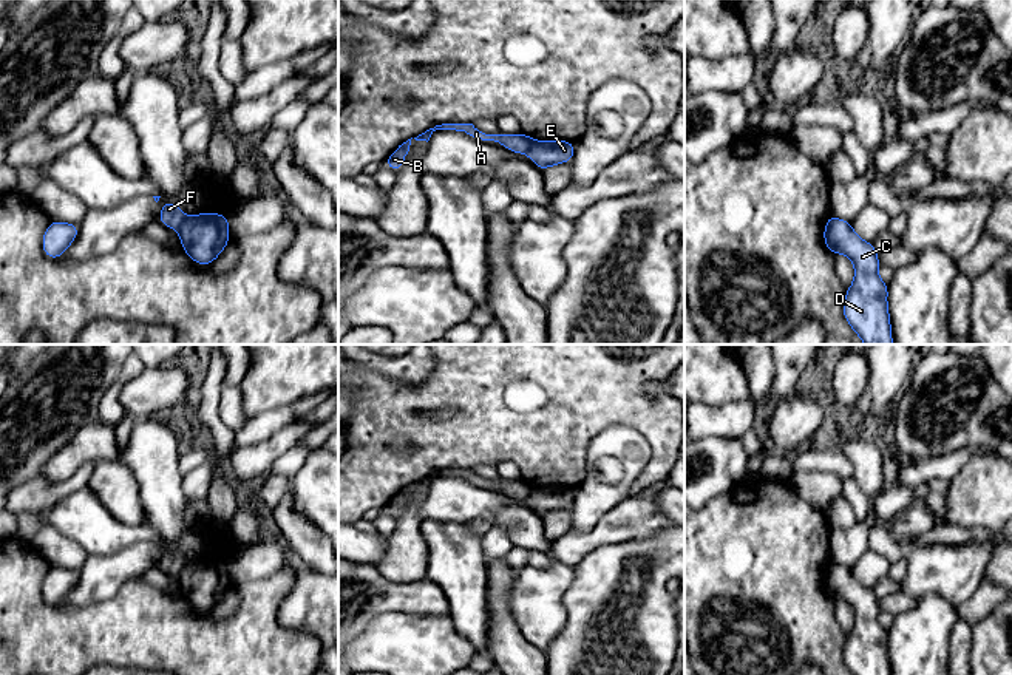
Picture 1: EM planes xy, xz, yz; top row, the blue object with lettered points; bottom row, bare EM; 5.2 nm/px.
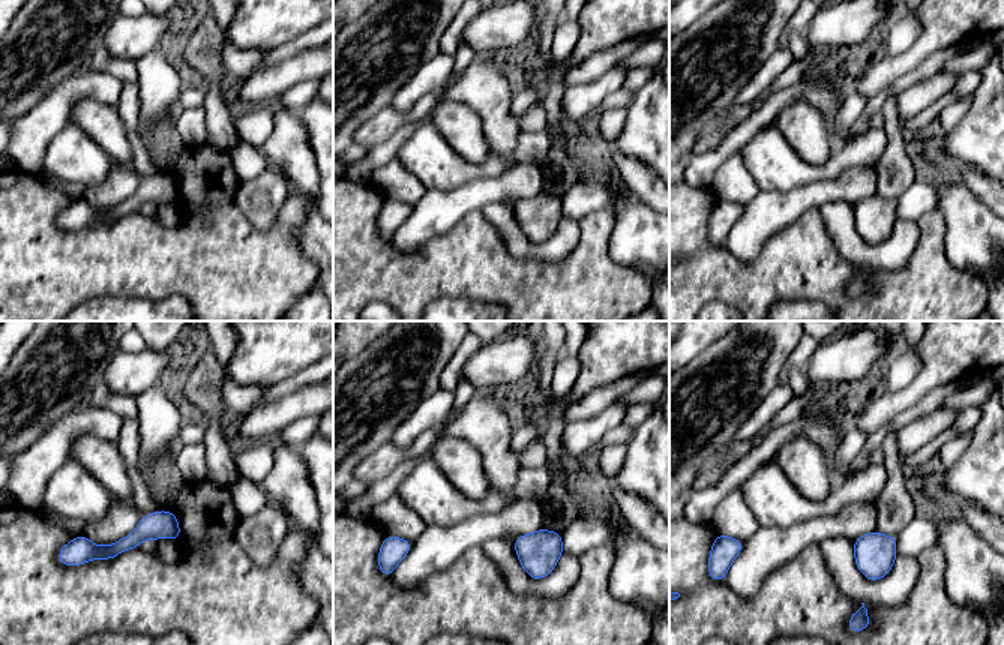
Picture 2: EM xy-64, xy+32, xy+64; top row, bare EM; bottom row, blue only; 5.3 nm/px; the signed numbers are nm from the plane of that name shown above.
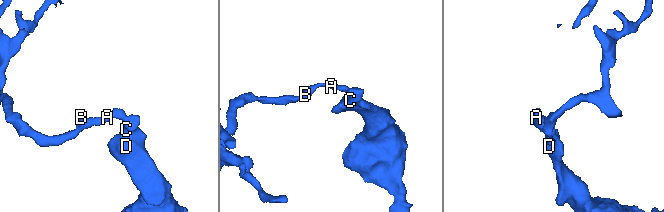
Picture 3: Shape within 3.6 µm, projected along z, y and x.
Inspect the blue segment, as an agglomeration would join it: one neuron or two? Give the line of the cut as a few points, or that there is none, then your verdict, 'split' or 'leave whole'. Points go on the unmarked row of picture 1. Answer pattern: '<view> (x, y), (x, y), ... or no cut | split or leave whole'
xy (187, 563), (176, 575) | split

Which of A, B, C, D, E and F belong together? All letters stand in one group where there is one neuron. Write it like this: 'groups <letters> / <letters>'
groups A B F / C D E

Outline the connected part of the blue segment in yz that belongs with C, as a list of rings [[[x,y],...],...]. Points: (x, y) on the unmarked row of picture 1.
[[[833,564],[825,570],[824,589],[836,602],[847,601],[854,610],[854,627],[847,635],[842,660],[851,675],[891,675],[887,652],[888,630],[878,621],[874,590],[856,581],[850,567]]]

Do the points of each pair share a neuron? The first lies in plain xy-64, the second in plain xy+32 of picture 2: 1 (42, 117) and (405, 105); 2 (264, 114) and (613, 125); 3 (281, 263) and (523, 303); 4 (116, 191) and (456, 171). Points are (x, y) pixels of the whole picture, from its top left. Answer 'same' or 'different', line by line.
1: same
2: same
3: same
4: different

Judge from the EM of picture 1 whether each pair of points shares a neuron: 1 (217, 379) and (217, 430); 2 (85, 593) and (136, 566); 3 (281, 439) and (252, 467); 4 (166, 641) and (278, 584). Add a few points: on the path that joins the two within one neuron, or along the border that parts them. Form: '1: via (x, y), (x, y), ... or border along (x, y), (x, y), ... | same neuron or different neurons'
1: via (210, 391), (210, 417) | same neuron
2: via (98, 581), (105, 573), (124, 566) | same neuron
3: via (274, 447), (260, 459) | same neuron
4: via (193, 641), (221, 641), (251, 612) | same neuron

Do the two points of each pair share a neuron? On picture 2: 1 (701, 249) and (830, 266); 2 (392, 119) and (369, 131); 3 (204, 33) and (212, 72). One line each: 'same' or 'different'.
1: same
2: same
3: same

